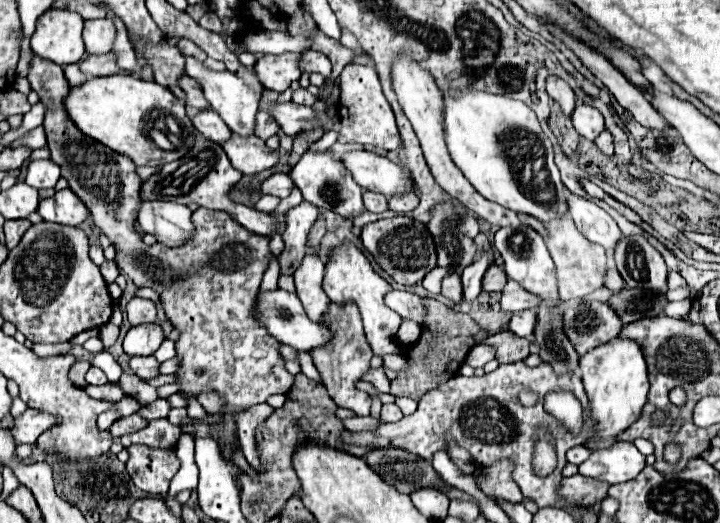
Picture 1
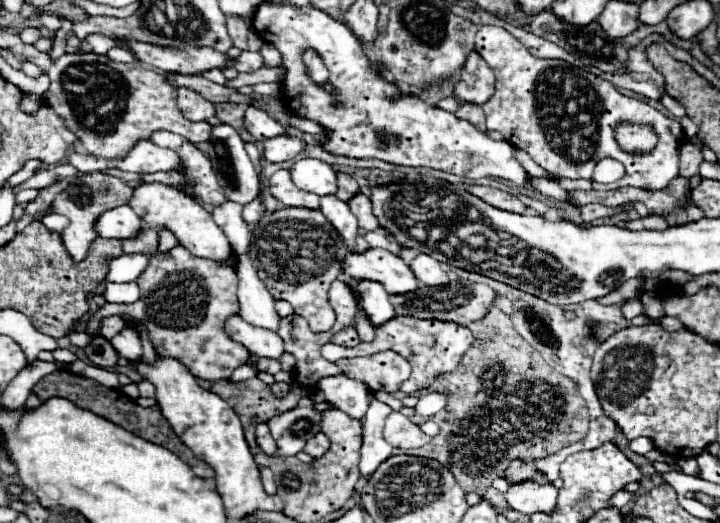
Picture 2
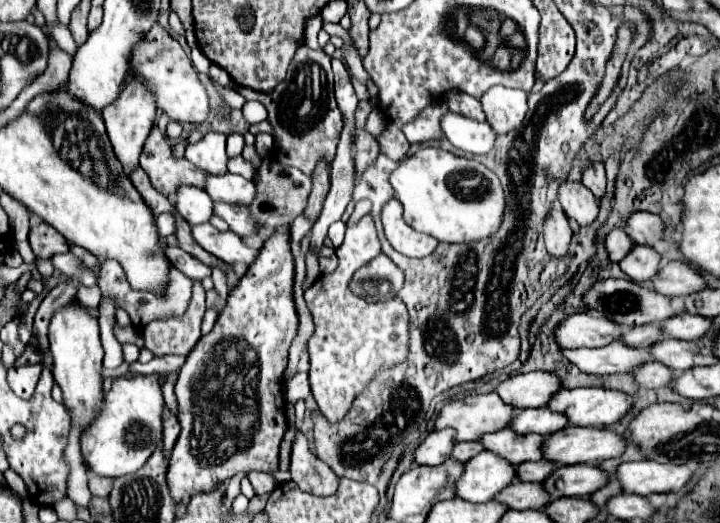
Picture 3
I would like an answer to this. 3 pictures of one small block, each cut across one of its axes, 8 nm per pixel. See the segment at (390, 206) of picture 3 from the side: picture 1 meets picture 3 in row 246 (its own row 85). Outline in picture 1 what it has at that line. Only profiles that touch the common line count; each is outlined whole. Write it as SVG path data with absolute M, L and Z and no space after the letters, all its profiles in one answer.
M402 56L402 58L396 58L394 62L394 70L392 70L392 86L394 86L394 92L398 96L398 102L402 106L402 110L406 112L406 118L412 122L414 126L414 132L416 136L420 138L420 144L422 144L422 150L424 150L424 158L430 166L430 172L432 176L436 178L436 182L454 198L458 200L460 204L464 204L470 212L474 212L478 218L490 222L490 224L496 224L500 228L504 226L512 226L512 228L518 228L522 222L520 218L516 216L516 212L510 212L506 208L502 208L500 204L494 204L494 202L488 202L484 196L480 196L474 186L462 176L462 172L454 166L454 162L450 160L450 154L446 150L446 142L444 142L444 124L442 124L442 116L444 116L444 102L442 102L442 94L434 82L434 78L430 76L430 72L426 72L418 62Z

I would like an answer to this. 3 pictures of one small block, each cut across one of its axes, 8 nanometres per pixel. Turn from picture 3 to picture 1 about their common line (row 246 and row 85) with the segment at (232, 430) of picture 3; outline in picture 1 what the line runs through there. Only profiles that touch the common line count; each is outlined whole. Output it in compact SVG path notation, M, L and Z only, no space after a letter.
M286 52L280 56L264 54L256 60L254 72L266 90L284 92L290 88L292 82L300 80L302 70L298 68L298 60L300 60L300 54L292 54L292 52Z

